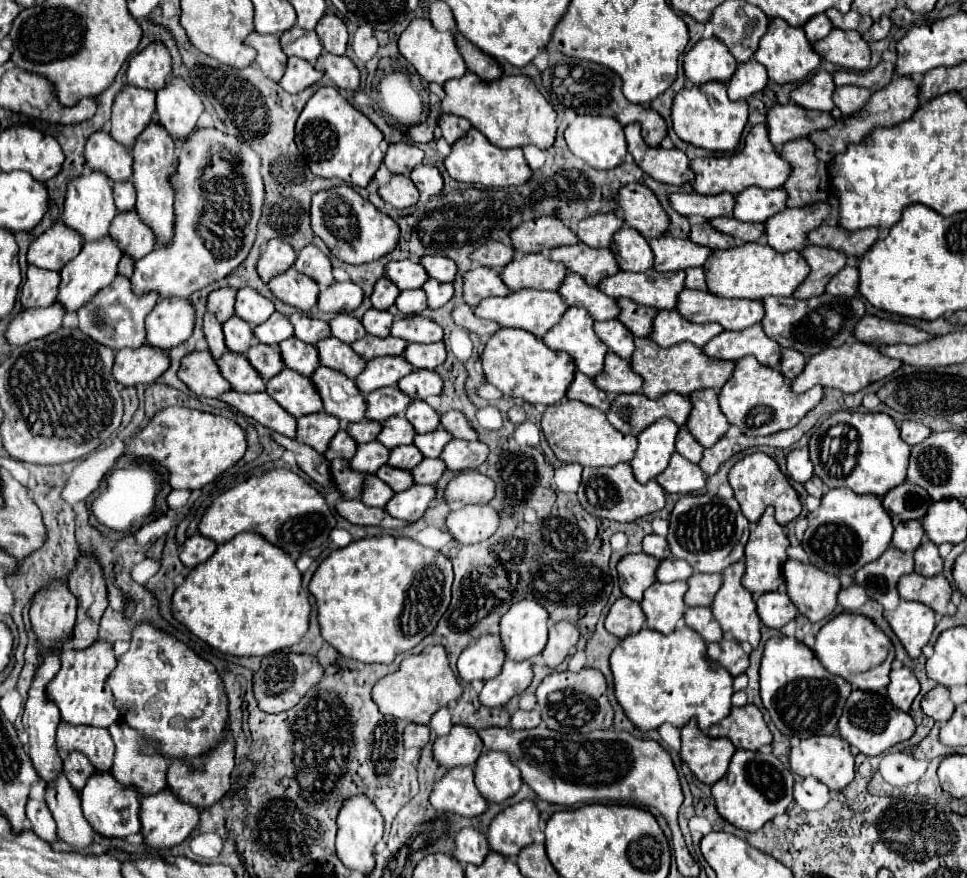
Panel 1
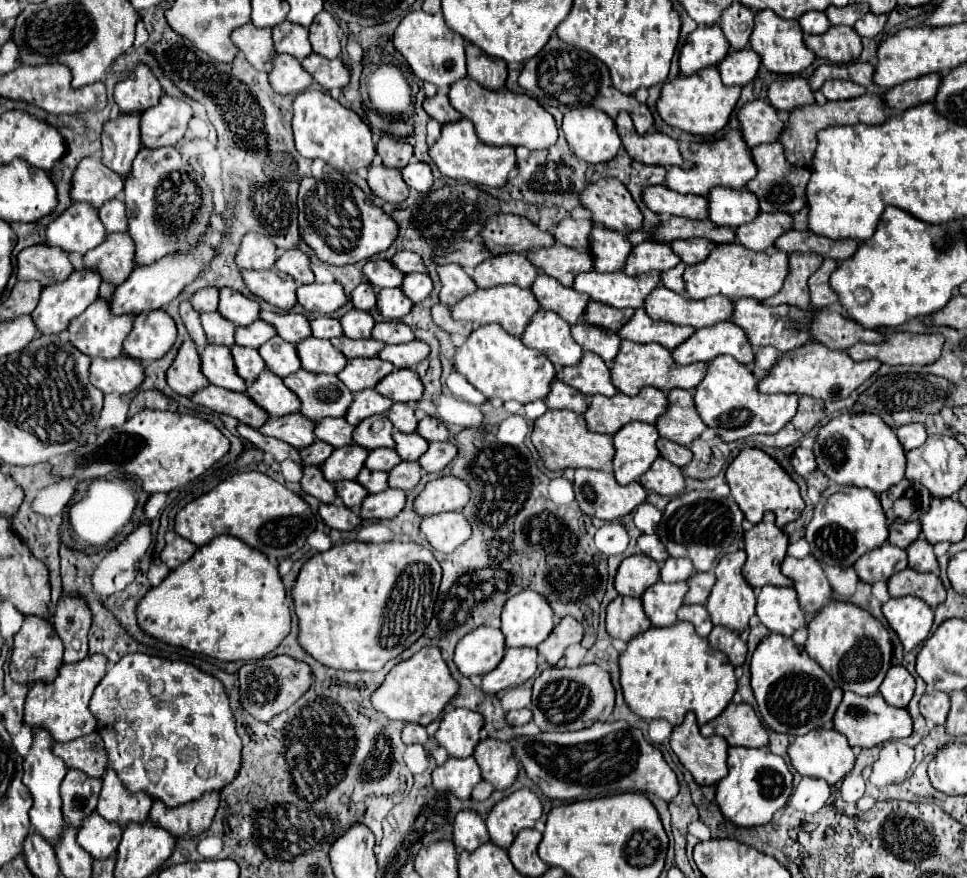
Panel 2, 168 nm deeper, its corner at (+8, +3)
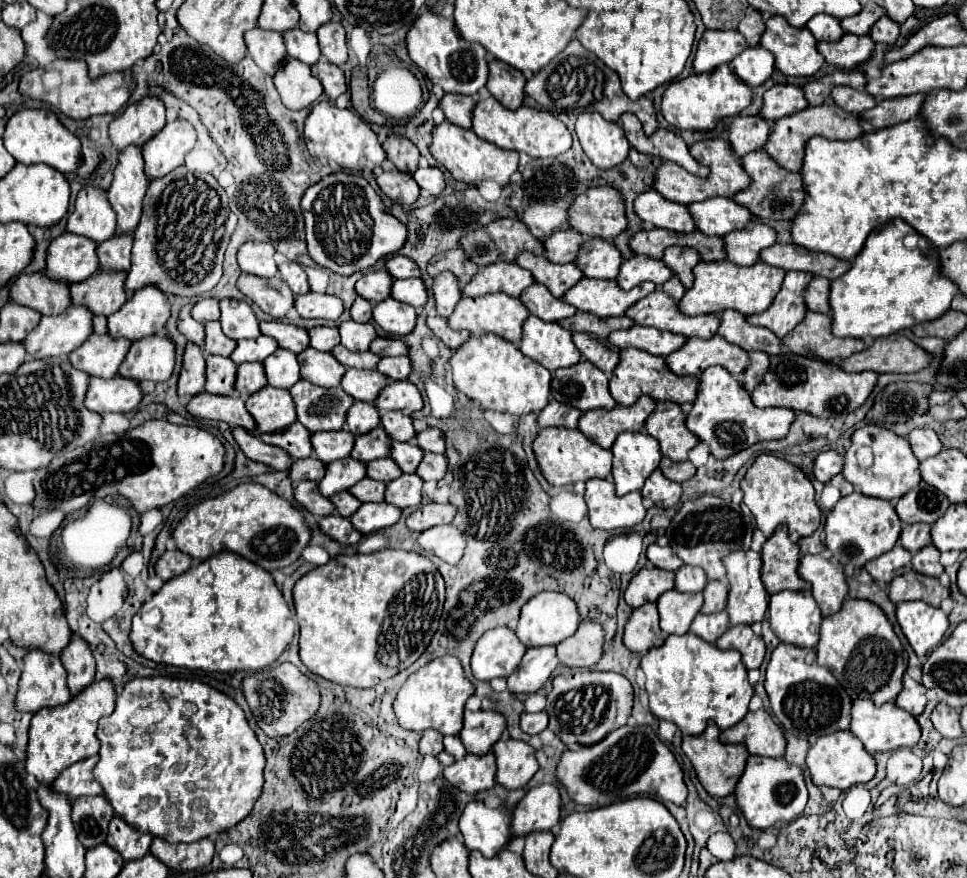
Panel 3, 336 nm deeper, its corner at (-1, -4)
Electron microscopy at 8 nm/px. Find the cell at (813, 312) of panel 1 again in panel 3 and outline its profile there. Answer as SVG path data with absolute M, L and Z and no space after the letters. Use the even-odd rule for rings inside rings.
M723 311L721 313L721 327L719 335L727 341L743 347L745 351L763 351L767 355L781 353L783 341L773 335L767 327L753 327L747 321L747 315L737 315L737 311Z

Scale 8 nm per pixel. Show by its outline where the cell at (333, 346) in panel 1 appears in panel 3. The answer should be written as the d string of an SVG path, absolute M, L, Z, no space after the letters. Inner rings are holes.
M307 347L297 355L301 365L301 377L321 387L337 387L345 375L345 365L333 359L333 353L321 353L313 347Z

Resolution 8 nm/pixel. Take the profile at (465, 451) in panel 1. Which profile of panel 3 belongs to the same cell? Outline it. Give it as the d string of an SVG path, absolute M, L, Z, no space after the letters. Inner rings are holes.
M425 453L423 461L417 467L417 475L423 481L439 481L445 477L445 473L447 473L447 457L445 455Z

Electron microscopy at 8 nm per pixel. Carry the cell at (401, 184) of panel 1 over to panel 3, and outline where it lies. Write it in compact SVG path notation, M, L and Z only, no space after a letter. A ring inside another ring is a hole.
M397 169L381 173L377 177L377 185L397 205L413 205L419 197L419 185L415 179L409 173L401 173Z

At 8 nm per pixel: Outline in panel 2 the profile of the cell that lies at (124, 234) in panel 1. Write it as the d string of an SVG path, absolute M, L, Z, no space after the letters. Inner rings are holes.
M124 232L116 236L106 236L100 246L82 256L82 262L86 270L100 274L104 282L120 286L134 270L132 252L132 238Z

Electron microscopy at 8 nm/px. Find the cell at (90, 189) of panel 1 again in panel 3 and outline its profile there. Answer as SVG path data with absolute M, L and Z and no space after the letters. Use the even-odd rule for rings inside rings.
M65 231L51 241L45 269L49 277L69 283L87 279L99 269L97 243L89 243L89 239L81 239L81 235L69 235L69 231Z

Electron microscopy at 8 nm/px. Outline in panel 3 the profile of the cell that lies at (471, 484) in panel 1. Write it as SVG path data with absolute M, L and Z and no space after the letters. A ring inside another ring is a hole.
M429 503L419 507L415 513L411 513L407 517L407 527L413 531L425 531L429 527L435 525L443 525L443 523L451 523L453 515L457 513L457 507L453 507L453 503Z

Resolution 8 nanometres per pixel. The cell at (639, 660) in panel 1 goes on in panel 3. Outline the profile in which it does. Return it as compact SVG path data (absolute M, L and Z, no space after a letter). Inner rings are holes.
M693 633L669 635L661 647L653 647L641 657L641 669L645 673L645 689L649 693L649 709L653 717L673 721L683 735L703 733L707 721L715 721L717 727L723 731L727 727L733 727L747 715L747 705L753 697L753 687L747 683L747 669L735 649L723 651Z

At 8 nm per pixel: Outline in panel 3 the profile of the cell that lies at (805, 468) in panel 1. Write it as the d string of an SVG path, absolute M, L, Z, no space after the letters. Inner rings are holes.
M823 451L823 453L817 455L817 459L813 463L813 475L815 475L817 481L827 483L831 477L841 473L841 467L843 467L841 453L837 453L837 451Z

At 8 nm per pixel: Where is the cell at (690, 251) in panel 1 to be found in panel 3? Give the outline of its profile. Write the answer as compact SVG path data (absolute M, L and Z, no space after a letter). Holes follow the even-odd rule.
M635 255L621 265L617 283L623 291L629 291L643 281L653 281L655 285L661 285L671 275L673 271L669 271L669 267L665 267L665 263L661 263L659 259L649 259L647 255Z

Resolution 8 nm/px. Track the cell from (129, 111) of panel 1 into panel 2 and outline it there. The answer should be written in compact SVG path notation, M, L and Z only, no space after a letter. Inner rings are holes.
M118 116L116 120L108 120L102 132L102 162L122 178L126 178L132 170L132 162L140 150L140 118L138 116Z

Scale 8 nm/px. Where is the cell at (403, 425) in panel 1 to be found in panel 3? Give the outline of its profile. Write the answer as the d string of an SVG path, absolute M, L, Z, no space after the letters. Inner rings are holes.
M379 425L373 431L369 431L369 433L365 433L365 435L355 439L355 447L351 451L351 457L369 463L373 459L387 457L389 455L389 447L391 447L391 439L385 433L385 429Z

